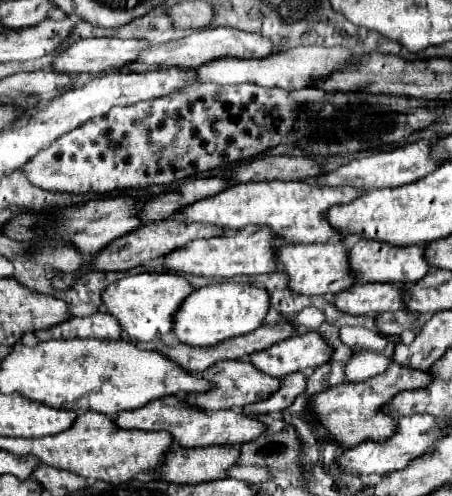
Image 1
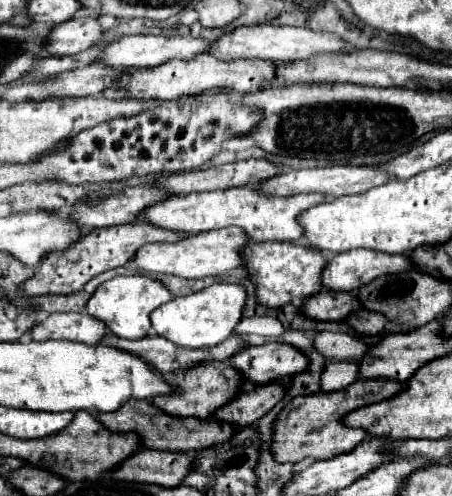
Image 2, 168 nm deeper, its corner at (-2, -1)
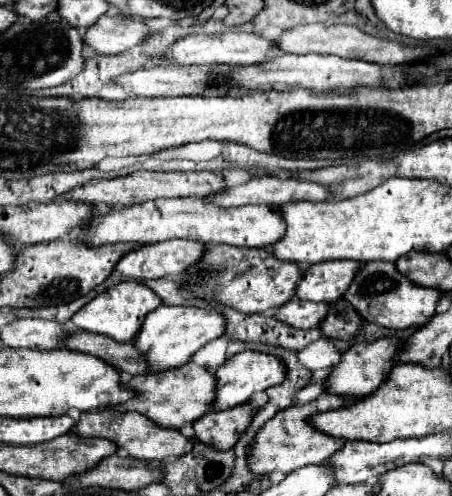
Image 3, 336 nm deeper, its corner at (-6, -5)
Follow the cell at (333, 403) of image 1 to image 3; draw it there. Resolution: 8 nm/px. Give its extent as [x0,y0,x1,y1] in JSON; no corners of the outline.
[251,393,355,473]

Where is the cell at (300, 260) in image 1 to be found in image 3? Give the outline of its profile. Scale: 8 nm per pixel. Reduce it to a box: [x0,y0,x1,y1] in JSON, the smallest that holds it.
[185,245,303,313]

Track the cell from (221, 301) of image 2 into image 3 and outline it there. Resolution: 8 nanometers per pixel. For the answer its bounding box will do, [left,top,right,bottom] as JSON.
[135,305,227,373]

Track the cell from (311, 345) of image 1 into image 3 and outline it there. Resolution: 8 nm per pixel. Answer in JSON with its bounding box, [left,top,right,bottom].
[213,351,287,409]

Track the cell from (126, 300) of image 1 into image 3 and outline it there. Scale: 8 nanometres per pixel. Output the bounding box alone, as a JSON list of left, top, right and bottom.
[71,281,161,343]

